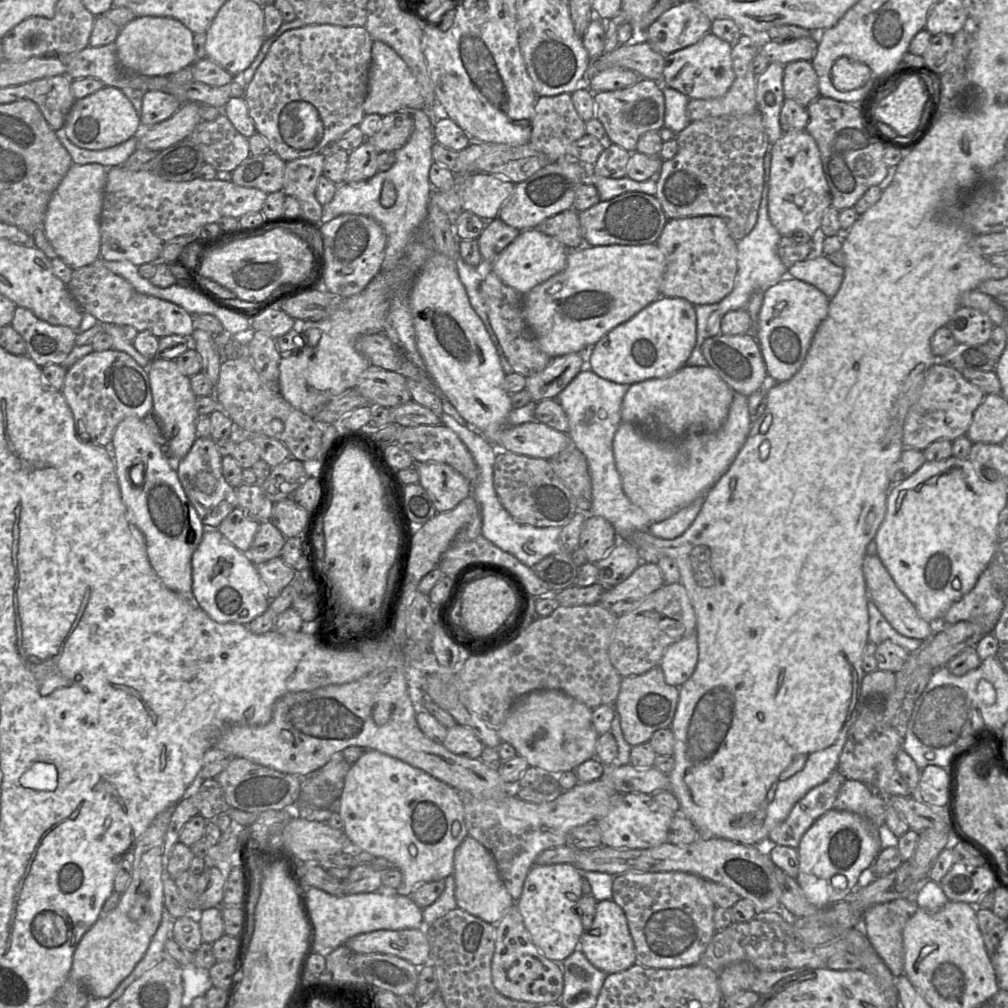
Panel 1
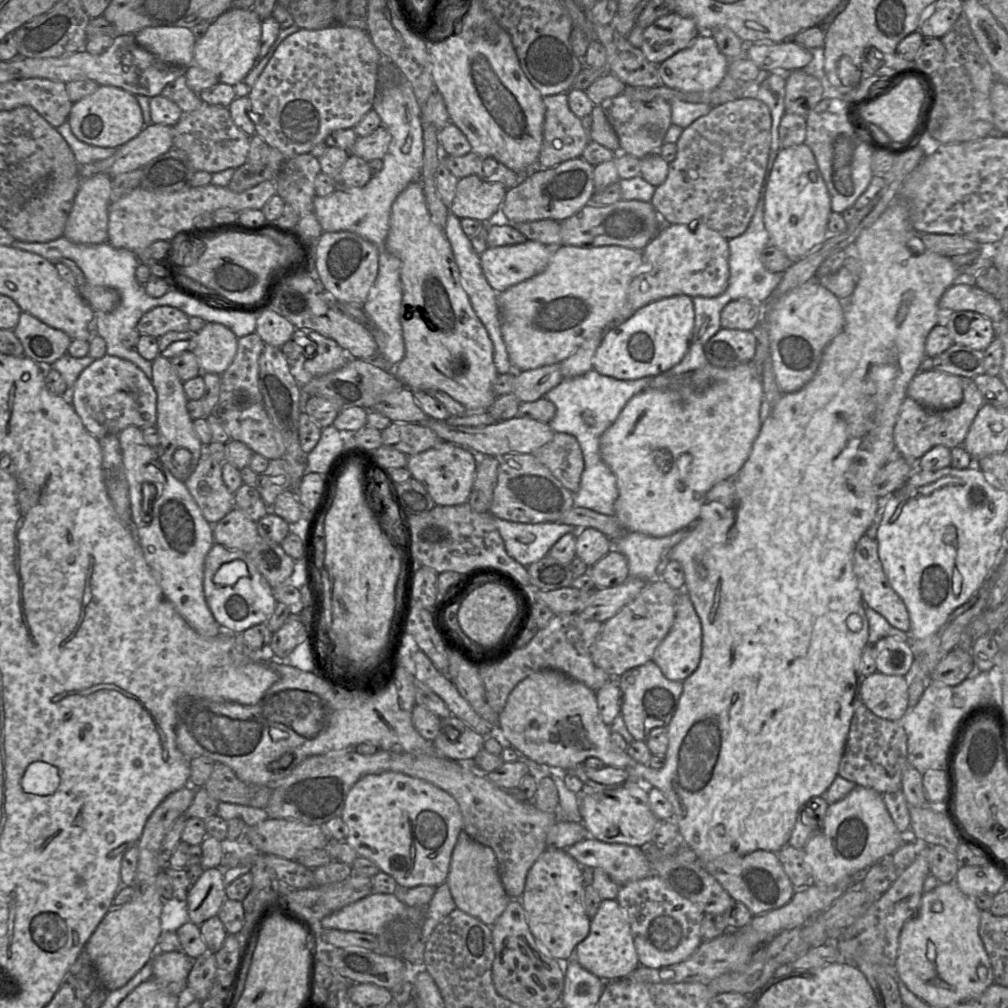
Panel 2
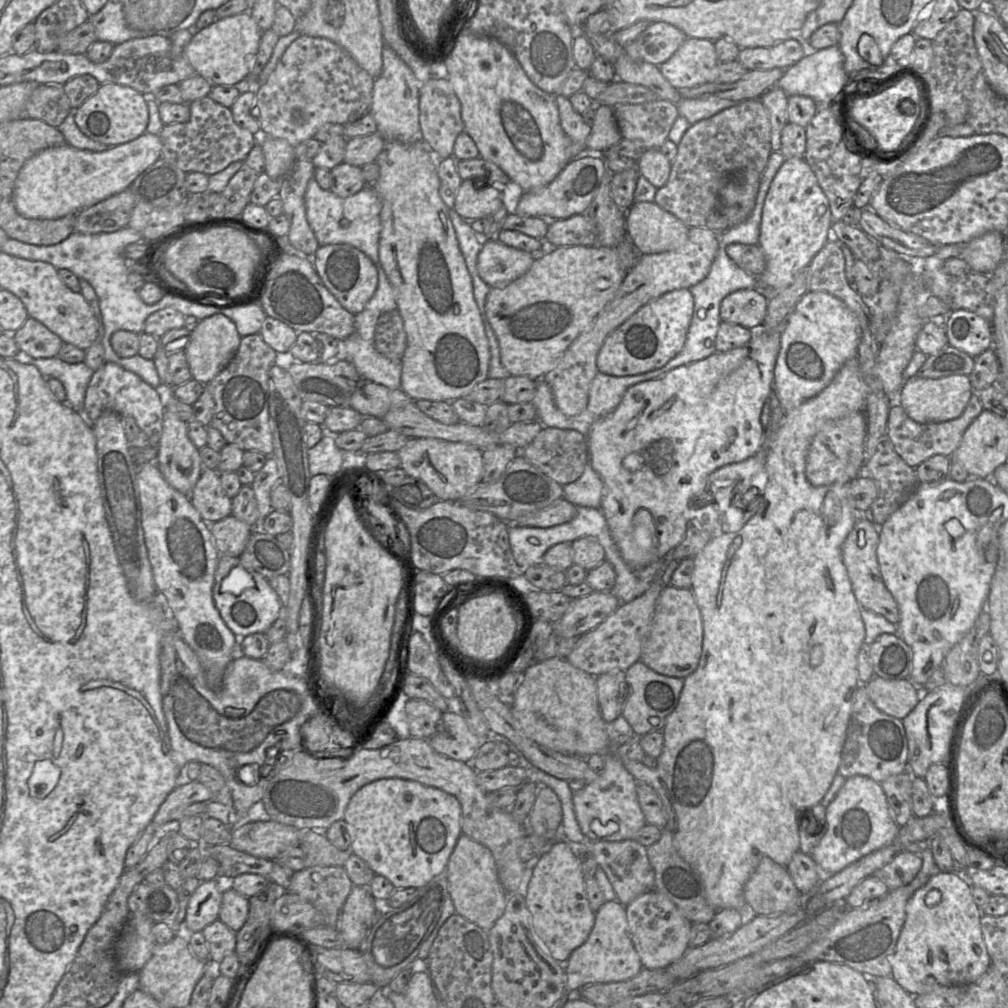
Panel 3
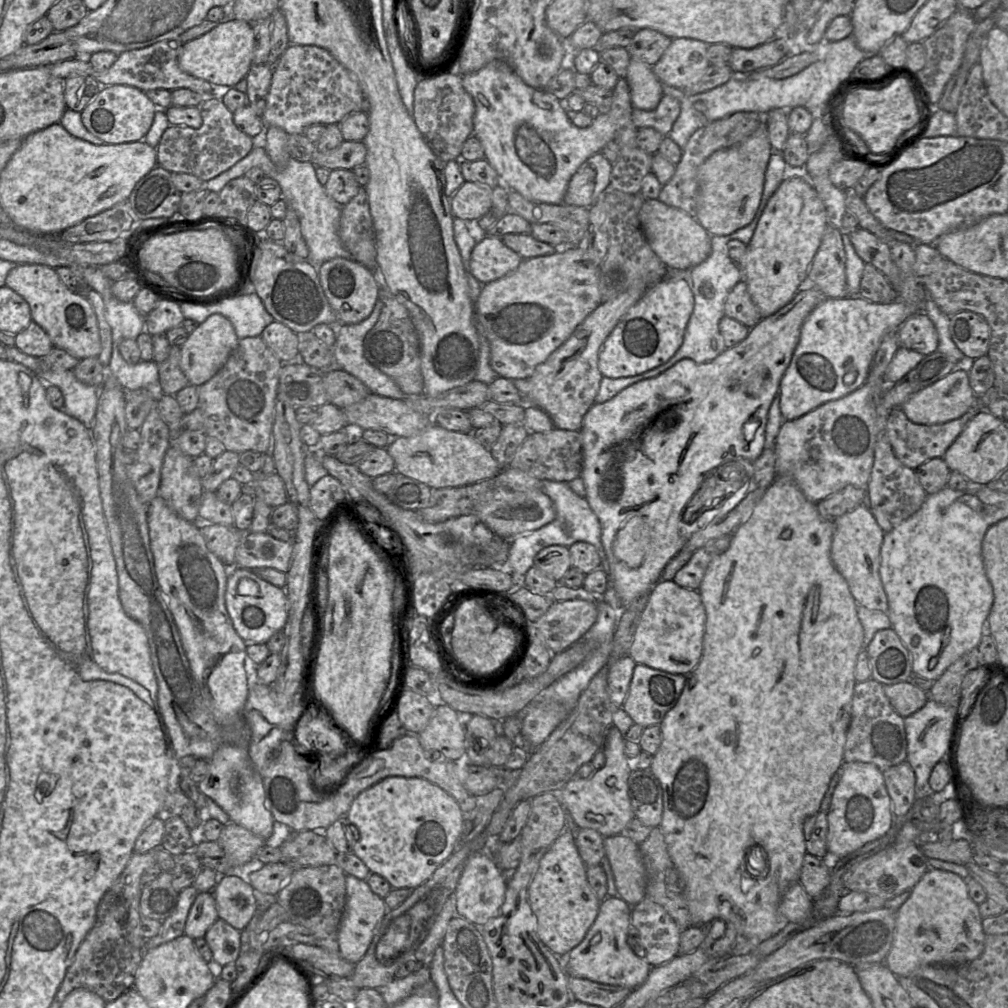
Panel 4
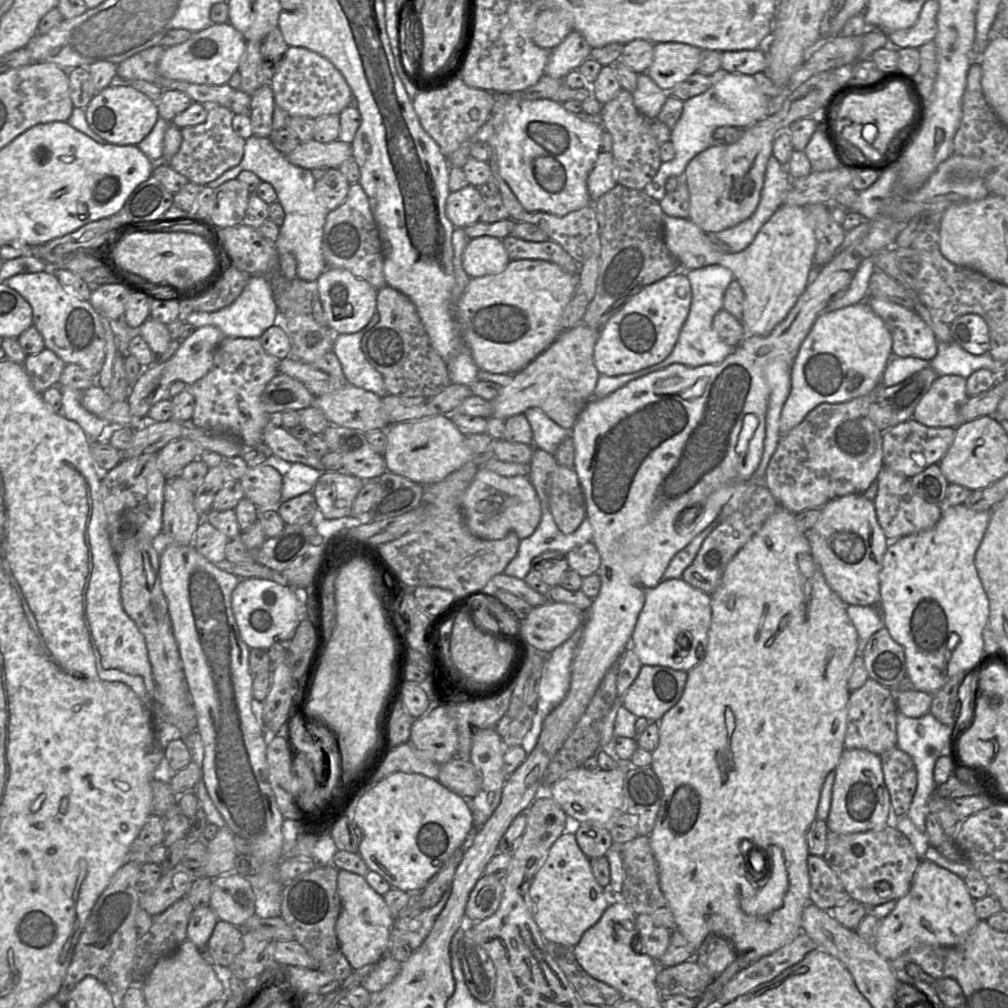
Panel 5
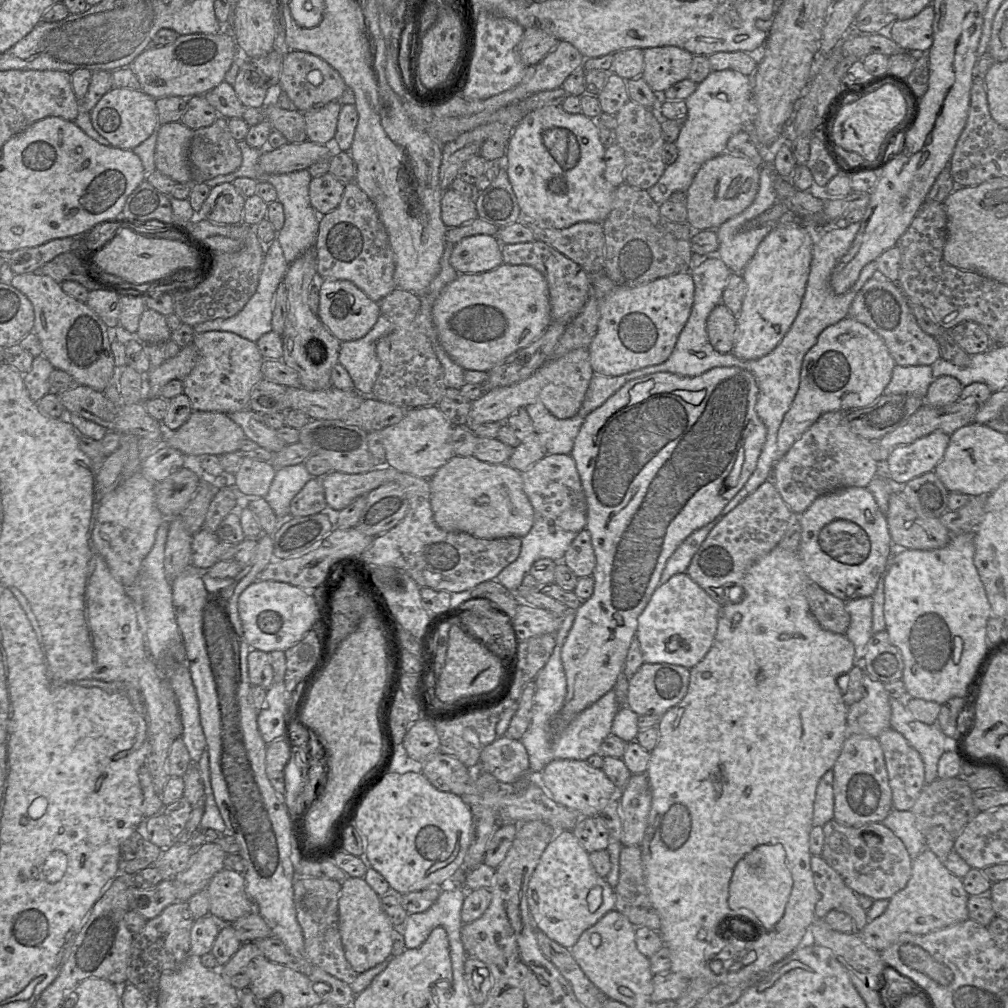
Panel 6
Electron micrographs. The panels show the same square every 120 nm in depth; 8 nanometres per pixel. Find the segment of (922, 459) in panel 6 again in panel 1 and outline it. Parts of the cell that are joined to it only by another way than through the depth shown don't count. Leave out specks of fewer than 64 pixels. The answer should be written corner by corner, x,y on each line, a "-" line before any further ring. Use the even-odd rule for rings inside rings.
933,364
924,377
924,386
917,401
910,407
903,426
905,448
924,451
931,443
955,439
966,435
973,415
985,397
985,392
966,380
952,367

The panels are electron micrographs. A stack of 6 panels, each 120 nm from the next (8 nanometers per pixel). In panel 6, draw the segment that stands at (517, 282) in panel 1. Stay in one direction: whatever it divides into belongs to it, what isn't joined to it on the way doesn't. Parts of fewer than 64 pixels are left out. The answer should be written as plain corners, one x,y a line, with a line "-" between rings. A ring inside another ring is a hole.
477,234
463,238
454,245
450,263
459,274
494,270
503,263
502,244
491,235

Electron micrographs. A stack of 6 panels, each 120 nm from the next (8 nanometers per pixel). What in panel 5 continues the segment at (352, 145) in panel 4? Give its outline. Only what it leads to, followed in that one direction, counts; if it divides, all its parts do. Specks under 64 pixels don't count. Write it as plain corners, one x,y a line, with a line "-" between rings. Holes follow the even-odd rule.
314,139
301,142
296,149
285,156
292,164
309,170
315,168
338,168
345,160
353,157
352,146
349,143
345,143
341,140
321,143

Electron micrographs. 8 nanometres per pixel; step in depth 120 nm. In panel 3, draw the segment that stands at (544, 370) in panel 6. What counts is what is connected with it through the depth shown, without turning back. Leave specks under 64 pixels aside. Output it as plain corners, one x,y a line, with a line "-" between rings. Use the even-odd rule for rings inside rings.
702,227
688,228
687,240
678,249
661,253
643,254
641,256
637,264
626,273
618,291
605,309
595,318
592,324
571,343
553,369
540,379
544,380
549,385
553,393
555,404
564,415
575,416
586,408
591,382
598,373
596,366
597,354
606,337
613,330
618,328
648,302
673,290
683,288
690,289
708,275
718,251
718,234
721,232
714,232

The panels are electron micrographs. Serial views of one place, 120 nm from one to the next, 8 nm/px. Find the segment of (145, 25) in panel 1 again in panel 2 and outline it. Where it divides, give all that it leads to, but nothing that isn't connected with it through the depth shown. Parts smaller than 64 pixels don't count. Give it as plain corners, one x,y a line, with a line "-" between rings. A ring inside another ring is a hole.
146,27
133,34
136,42
162,61
183,67
194,64
195,38
186,27

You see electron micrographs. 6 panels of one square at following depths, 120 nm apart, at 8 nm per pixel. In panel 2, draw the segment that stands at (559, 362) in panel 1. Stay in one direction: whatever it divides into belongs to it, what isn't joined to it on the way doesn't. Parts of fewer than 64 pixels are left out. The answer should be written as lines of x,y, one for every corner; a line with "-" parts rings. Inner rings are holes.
558,363
517,372
512,393
520,402
533,402
543,398
563,379

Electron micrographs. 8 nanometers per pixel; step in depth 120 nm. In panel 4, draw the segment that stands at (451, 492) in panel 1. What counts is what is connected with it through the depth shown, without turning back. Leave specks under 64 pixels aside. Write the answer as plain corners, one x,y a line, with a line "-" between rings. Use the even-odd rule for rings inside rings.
431,424
424,432
411,437
391,438
386,447
393,458
396,472
428,485
431,489
463,487
494,477
503,468
492,456
490,449
482,446
472,433
461,433

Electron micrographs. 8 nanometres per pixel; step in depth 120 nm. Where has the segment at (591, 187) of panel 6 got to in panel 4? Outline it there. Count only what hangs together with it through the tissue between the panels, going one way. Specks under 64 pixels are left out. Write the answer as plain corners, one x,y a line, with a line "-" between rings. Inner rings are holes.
494,60
476,72
462,75
462,85
464,89
471,95
475,104
475,113
473,116
473,135
480,141
483,147
484,159
487,160
488,163
495,169
501,182
505,184
509,190
518,192
527,200
548,204
563,203
569,181
573,174
590,156
601,152
603,147
608,142
615,140
616,125
608,113
600,112
598,116
593,119
589,127
578,128
568,118
564,101
558,100
555,96
546,93
542,89
535,89
527,85
504,61

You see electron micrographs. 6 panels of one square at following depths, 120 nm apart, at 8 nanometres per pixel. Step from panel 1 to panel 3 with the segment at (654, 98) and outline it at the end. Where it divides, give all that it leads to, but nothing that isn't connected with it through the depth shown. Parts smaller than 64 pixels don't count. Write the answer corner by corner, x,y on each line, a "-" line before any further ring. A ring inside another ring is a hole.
657,99
642,104
613,107
622,138
640,141
647,149
659,149
679,116
677,105

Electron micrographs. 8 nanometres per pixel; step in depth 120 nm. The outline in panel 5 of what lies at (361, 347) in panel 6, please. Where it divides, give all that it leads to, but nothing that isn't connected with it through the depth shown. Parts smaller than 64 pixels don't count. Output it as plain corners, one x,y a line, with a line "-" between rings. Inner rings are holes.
375,312
369,323
352,334
334,334
333,352
339,359
347,383
383,398
388,395
382,375
369,363
362,349
364,334
380,320

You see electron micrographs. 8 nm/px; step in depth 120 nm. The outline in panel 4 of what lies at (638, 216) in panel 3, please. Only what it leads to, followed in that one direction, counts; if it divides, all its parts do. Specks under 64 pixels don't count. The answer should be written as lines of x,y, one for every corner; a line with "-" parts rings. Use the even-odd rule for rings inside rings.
657,199
645,200
639,212
639,221
651,249
668,269
691,270
711,253
711,235
683,210
668,206

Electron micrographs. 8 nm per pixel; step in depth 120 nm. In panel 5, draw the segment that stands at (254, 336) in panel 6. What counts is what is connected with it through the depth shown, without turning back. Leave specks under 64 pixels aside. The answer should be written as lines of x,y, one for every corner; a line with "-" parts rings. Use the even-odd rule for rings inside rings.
251,276
242,293
232,304
215,312
193,312
186,317
185,322
195,329
215,326
225,337
259,339
268,328
279,323
279,312
269,277

